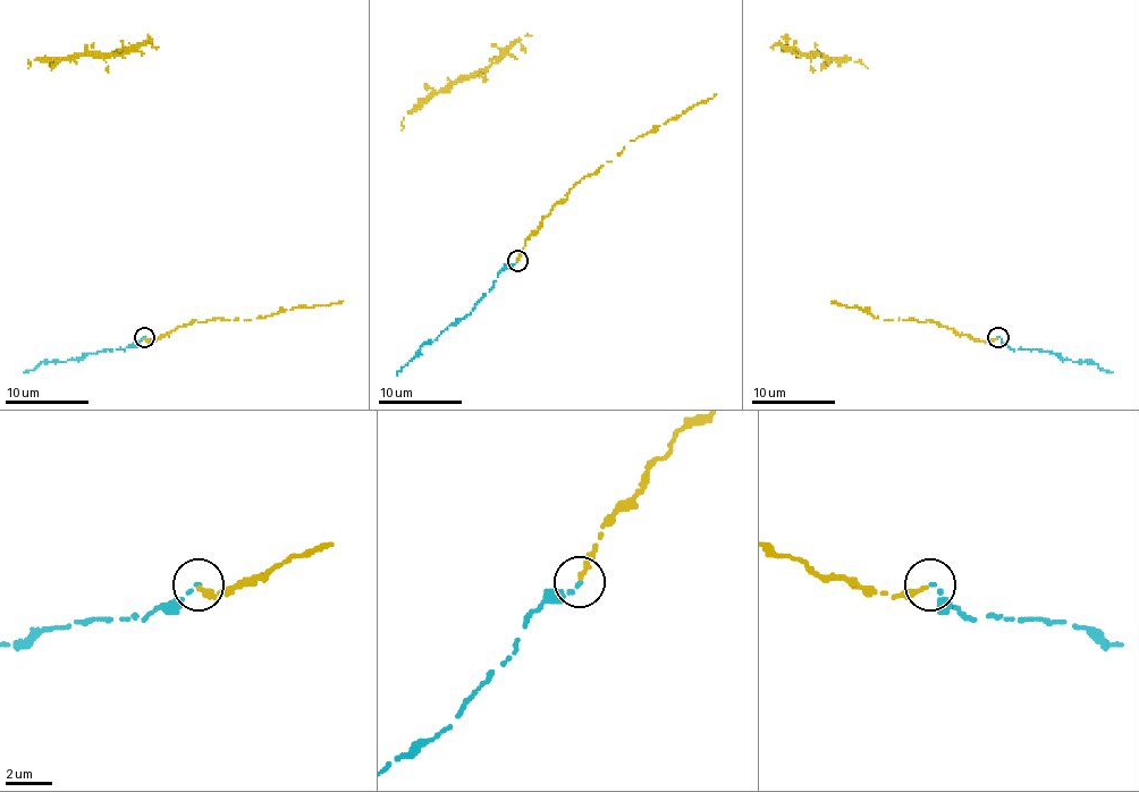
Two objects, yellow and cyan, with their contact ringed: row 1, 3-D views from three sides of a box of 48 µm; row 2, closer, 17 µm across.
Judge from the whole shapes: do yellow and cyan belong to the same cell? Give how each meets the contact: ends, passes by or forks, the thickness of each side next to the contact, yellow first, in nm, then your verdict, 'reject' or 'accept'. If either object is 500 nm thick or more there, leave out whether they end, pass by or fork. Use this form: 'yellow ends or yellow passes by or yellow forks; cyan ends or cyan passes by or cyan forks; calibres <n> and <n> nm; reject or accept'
yellow ends; cyan ends; calibres 260 and 130 nm; accept

